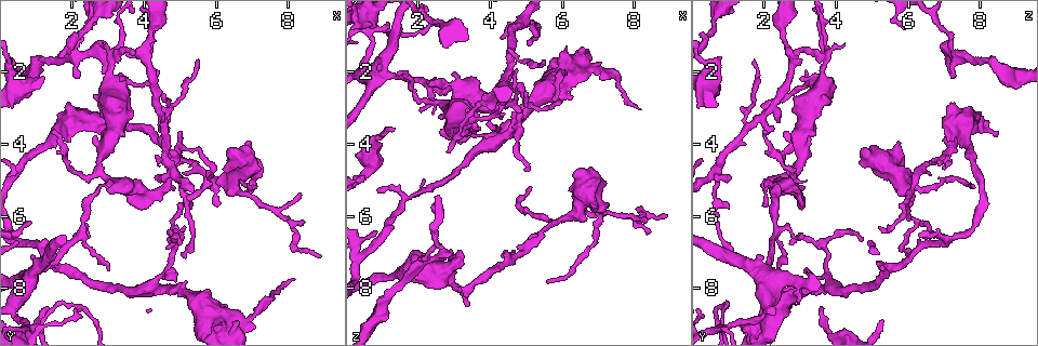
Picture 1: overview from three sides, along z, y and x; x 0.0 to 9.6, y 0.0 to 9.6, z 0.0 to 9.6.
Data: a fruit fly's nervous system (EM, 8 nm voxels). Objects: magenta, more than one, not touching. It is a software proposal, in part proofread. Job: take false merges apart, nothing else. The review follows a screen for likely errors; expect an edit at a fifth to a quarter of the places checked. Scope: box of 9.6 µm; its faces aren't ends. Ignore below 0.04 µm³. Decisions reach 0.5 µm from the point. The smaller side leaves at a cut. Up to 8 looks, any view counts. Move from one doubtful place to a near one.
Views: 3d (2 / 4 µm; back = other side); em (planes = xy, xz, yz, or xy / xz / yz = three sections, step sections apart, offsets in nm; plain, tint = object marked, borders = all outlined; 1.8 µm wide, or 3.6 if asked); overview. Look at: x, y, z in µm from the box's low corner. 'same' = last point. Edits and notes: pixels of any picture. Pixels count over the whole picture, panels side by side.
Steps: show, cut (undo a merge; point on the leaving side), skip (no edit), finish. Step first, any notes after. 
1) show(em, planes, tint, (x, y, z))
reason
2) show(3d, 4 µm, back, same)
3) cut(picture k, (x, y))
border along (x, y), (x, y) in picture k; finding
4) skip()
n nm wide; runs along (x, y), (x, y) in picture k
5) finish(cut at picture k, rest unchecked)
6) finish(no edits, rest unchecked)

show(3d, 4 µm, (3.25, 1.55, 3.60))
abrupt turn

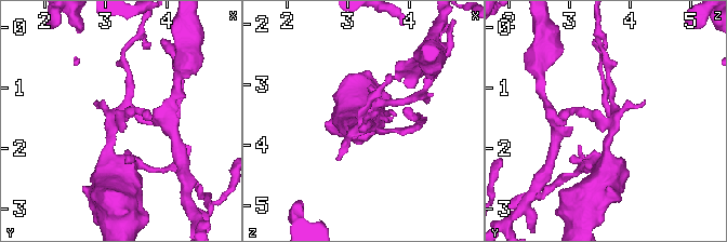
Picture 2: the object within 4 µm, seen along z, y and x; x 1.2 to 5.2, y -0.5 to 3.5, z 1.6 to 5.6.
show(em, planes, plain, (3.25, 1.60, 3.65))

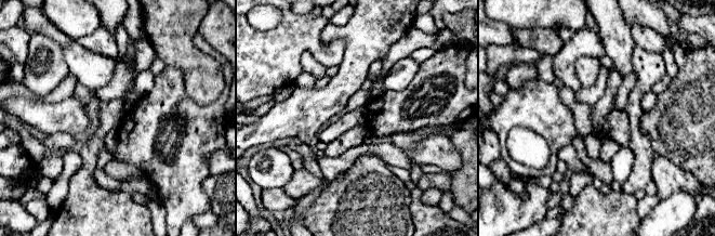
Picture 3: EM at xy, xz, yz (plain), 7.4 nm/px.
show(em, planes, tint, same)
with the object marked

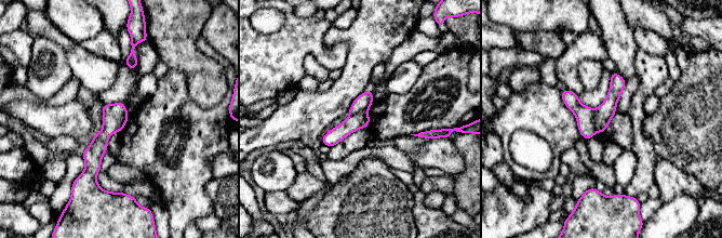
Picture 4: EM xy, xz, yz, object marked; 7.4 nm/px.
cut(picture 4, (585, 116))
border along (593, 109), (593, 126), (597, 131) in picture 4; a second neuron is stuck on

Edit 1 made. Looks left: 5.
show(overview)

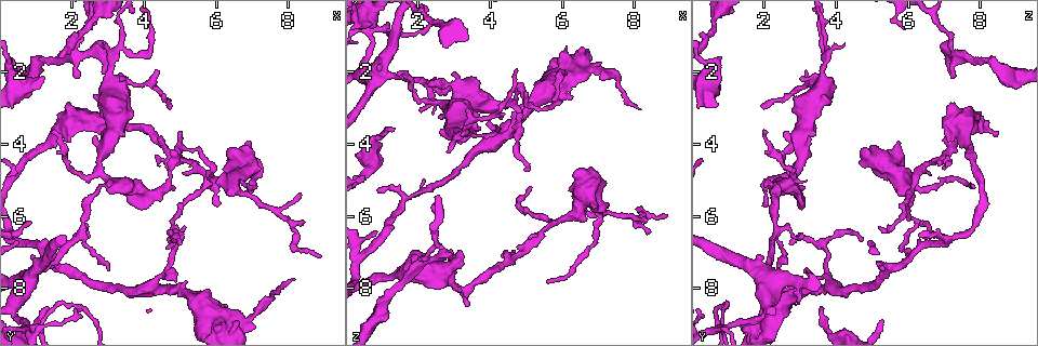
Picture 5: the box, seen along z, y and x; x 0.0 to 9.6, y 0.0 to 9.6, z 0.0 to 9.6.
show(em, planes, plain, (2.75, 3.50, 7.60))
thick turns thin

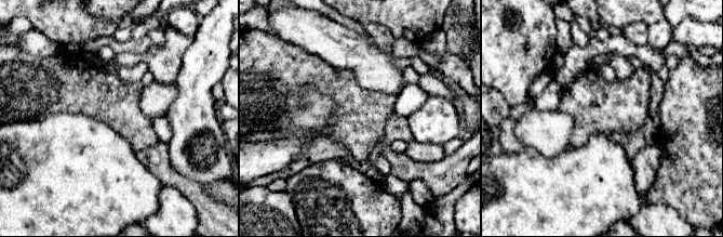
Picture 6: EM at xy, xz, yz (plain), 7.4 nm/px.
show(em, planes, tint, same)

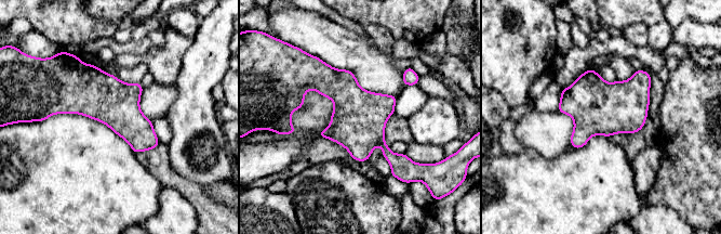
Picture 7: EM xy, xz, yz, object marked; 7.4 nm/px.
skip()
340 nm wide; continuous, no second neuron

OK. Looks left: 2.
show(em, planes, borders, (1.00, 7.50, 2.05))
four-way junction

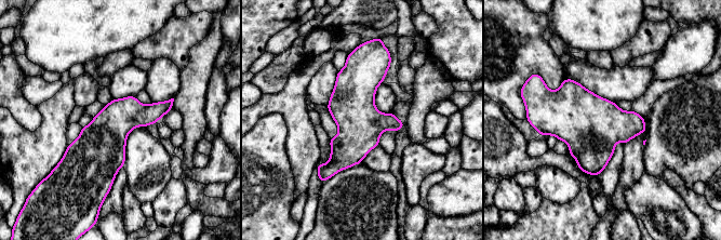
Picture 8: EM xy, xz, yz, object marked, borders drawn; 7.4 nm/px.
skip()
runs along (357, 55), (356, 138), (328, 174) in picture 8; one neuron here

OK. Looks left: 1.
finish(cut at picture 4, rest unchecked)

